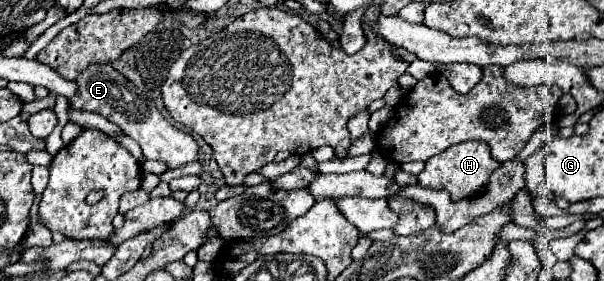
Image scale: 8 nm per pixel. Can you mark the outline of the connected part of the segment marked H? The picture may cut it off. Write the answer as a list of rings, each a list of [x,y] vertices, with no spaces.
[[[466,141],[448,147],[446,151],[428,159],[424,171],[418,175],[418,185],[428,189],[446,189],[454,201],[460,201],[464,197],[470,197],[470,193],[478,193],[488,183],[490,173],[496,167],[500,167],[500,163],[492,159],[490,149],[484,141]]]

